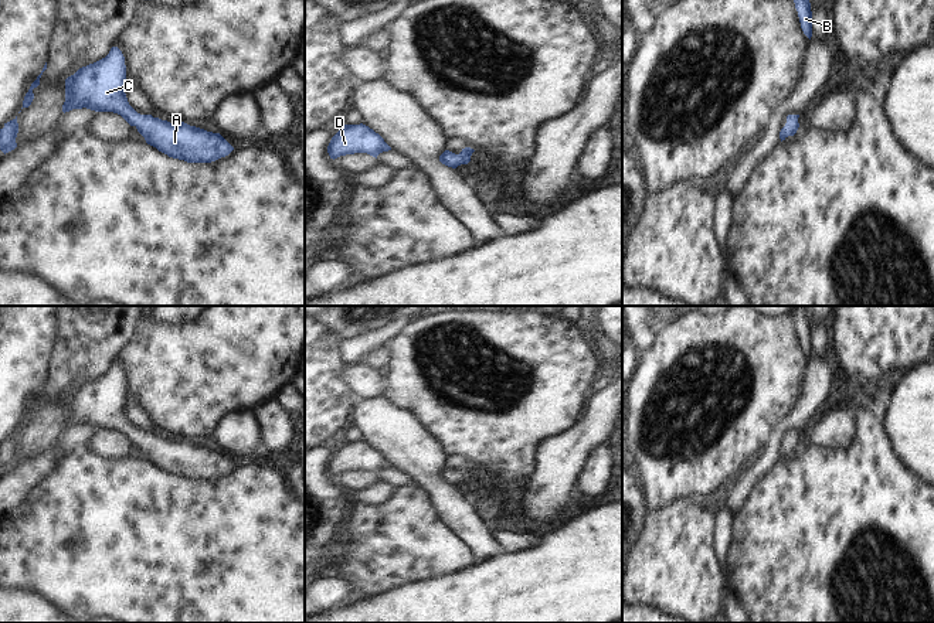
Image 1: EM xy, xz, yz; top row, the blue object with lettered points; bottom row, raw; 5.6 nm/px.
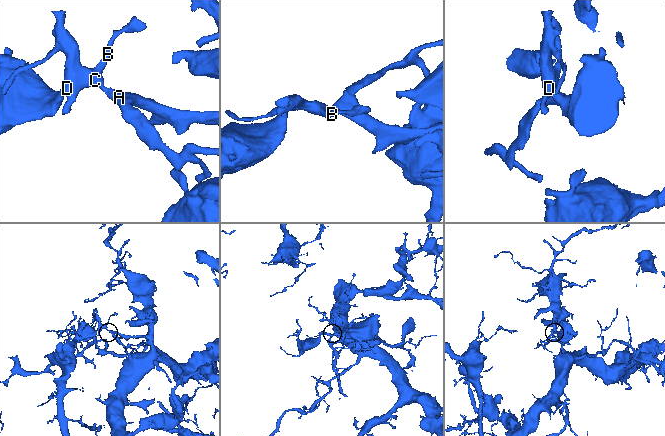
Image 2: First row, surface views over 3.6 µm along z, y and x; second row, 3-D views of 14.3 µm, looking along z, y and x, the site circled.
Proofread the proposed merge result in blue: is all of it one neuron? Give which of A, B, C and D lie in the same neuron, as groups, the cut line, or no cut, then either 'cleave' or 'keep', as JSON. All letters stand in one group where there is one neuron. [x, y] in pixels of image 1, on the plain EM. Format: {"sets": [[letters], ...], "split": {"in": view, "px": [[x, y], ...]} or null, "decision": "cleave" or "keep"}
{"sets": [["A", "B", "C", "D"]], "split": null, "decision": "keep"}

